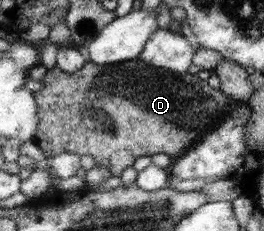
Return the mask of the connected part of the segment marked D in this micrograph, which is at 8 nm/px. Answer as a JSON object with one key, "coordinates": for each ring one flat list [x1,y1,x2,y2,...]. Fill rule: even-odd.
{"coordinates":[[141,60,119,62,119,65,109,64,109,95,105,91,105,75,107,66,85,62,85,65,71,75,58,67,48,69,43,79,43,88,37,93,45,97,37,97,39,104,38,115,42,121,38,133,33,139,41,146,48,157,53,158,63,153,73,153,79,156,92,156,97,166,111,170,119,177,123,171,131,168,134,163,145,156,163,153,171,159,181,158,199,140,217,129,226,118,235,99,231,98,220,88,214,89,207,81,190,72,153,67],[57,107,71,107,75,111,57,111]]}

